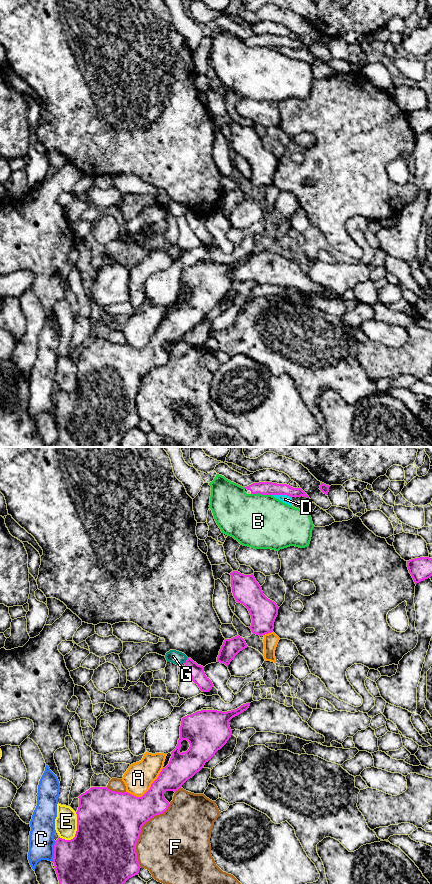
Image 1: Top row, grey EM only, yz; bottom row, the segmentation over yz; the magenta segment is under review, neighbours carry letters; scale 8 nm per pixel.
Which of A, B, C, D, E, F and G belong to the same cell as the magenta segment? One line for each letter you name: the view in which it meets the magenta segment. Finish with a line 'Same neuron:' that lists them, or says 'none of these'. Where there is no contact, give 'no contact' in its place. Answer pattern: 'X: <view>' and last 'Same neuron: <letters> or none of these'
Same neuron: none of these

